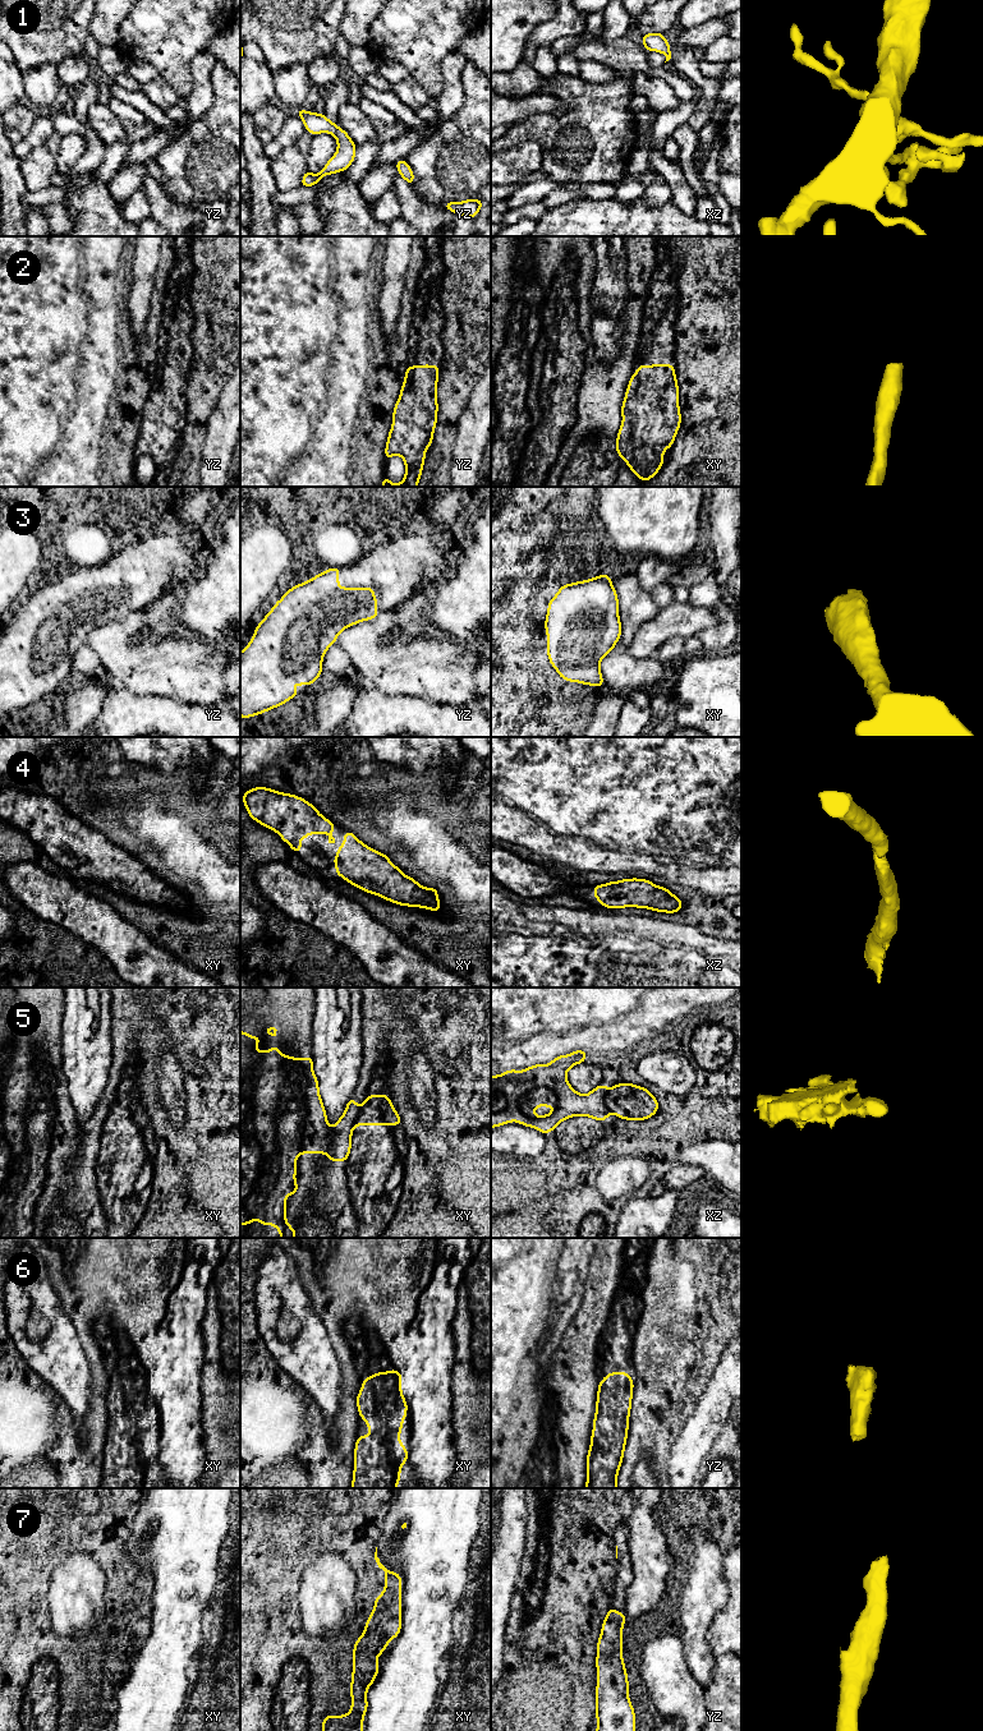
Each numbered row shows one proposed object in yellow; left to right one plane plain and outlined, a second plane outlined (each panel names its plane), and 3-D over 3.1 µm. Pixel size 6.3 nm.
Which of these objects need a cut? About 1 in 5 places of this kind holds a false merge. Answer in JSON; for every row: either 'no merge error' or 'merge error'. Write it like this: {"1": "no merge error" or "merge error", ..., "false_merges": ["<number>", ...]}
{"1": "no merge error", "2": "no merge error", "3": "no merge error", "4": "no merge error", "5": "merge error", "6": "no merge error", "7": "no merge error", "false_merges": ["5"]}

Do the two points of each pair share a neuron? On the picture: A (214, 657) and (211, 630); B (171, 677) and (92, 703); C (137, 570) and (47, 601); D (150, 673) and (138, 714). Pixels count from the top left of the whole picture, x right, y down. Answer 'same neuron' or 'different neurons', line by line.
A: different neurons
B: different neurons
C: same neuron
D: different neurons

